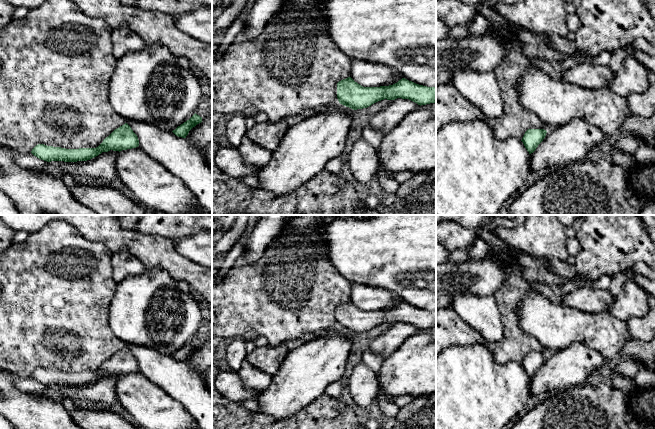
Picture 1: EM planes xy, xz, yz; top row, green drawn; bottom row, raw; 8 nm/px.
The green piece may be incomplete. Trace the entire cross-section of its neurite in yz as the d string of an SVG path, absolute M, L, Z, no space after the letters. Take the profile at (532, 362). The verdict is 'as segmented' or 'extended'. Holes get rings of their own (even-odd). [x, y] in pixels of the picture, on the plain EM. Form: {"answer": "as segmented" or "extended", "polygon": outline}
{"answer": "as segmented", "polygon": "M528 353L523 362L522 366L529 376L529 378L533 377L538 369L543 365L546 360L547 355L544 353Z"}

